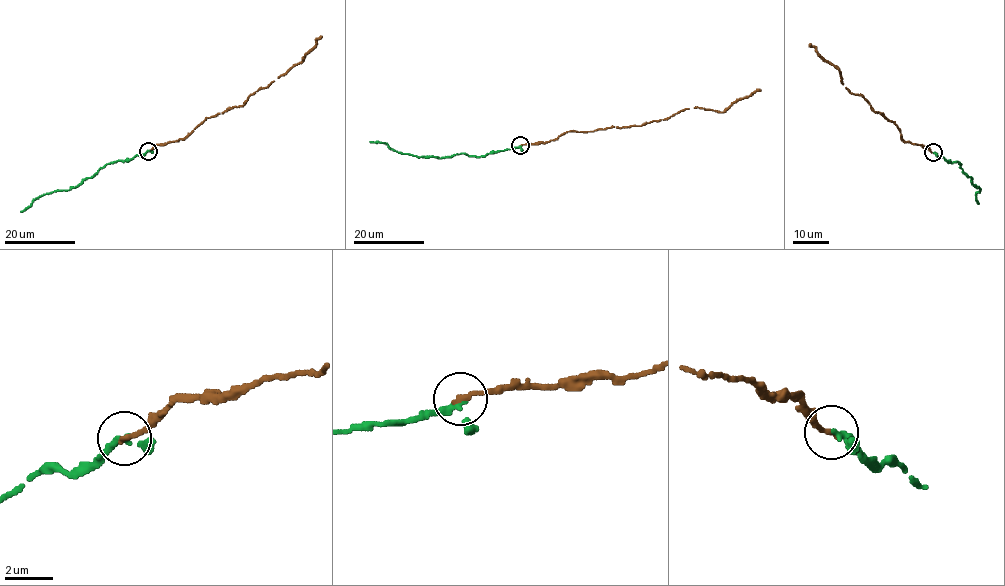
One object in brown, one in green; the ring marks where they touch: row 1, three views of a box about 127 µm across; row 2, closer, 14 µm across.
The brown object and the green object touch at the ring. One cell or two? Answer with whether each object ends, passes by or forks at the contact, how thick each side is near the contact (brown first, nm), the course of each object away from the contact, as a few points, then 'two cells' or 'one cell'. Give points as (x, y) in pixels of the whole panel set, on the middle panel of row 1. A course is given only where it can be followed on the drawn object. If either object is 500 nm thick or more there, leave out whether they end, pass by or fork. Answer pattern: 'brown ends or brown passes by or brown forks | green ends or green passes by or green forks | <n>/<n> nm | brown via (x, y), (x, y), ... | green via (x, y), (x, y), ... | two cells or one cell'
brown ends | green passes by | 260/200 nm | brown via (520, 145), (549, 142), (568, 131), (640, 126), (665, 119), (685, 109), (723, 112), (738, 100), (761, 90) | green via (520, 146), (476, 156), (463, 153), (441, 158), (412, 156), (394, 151), (384, 143), (370, 141) | one cell

